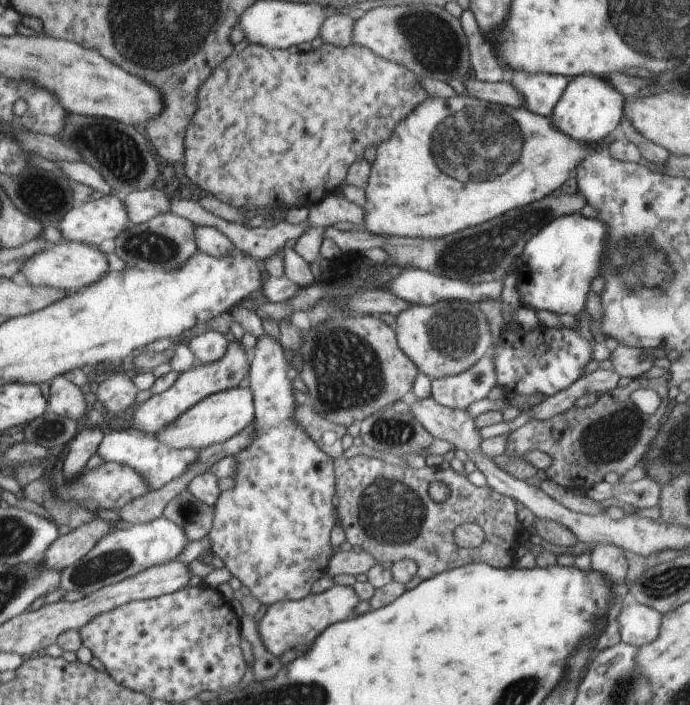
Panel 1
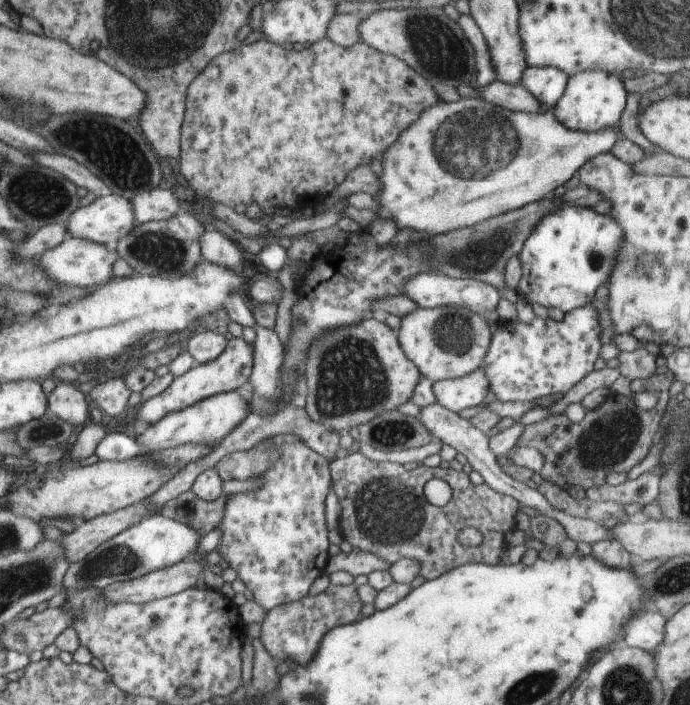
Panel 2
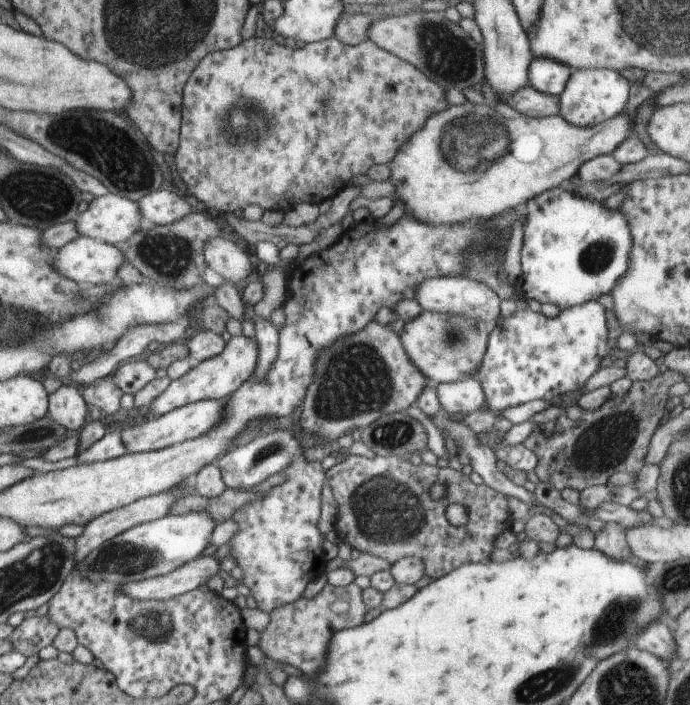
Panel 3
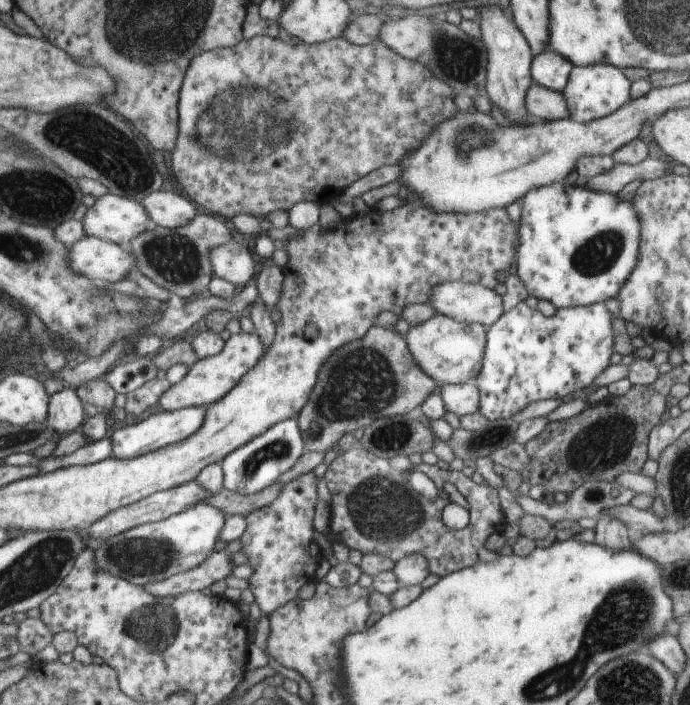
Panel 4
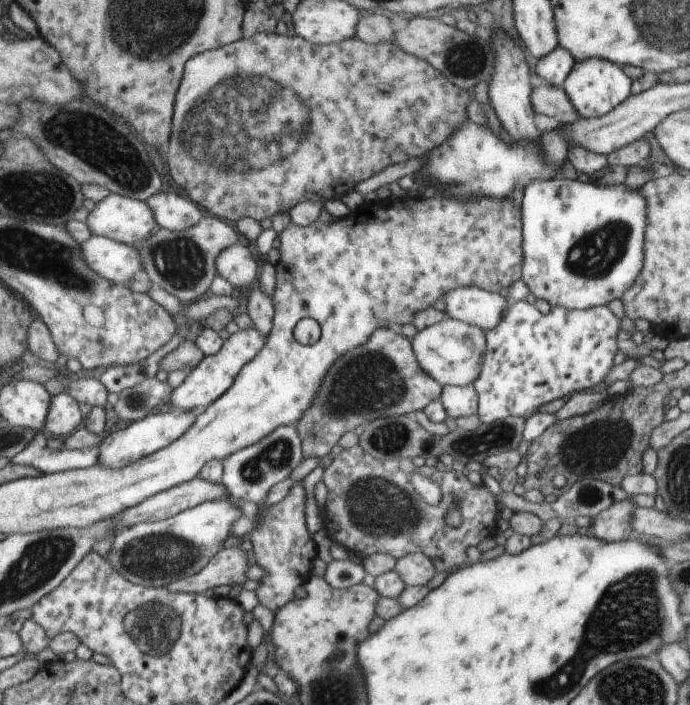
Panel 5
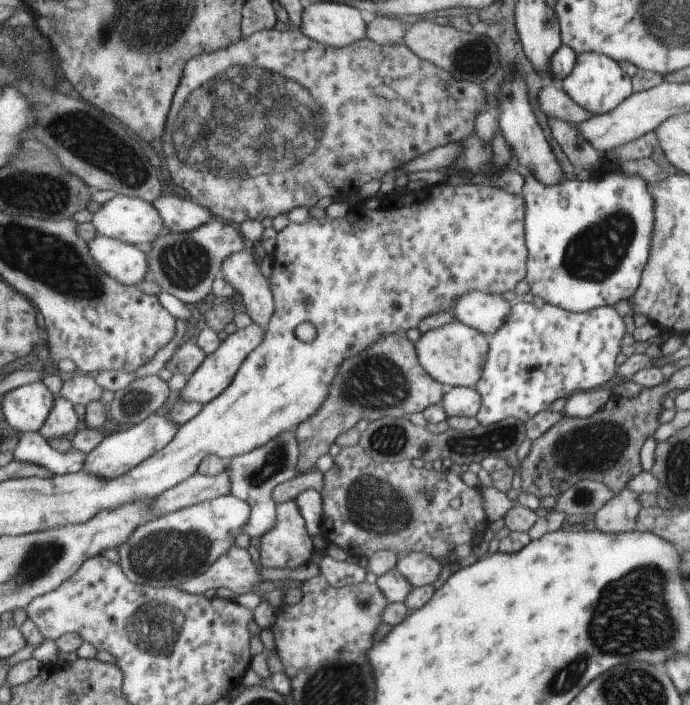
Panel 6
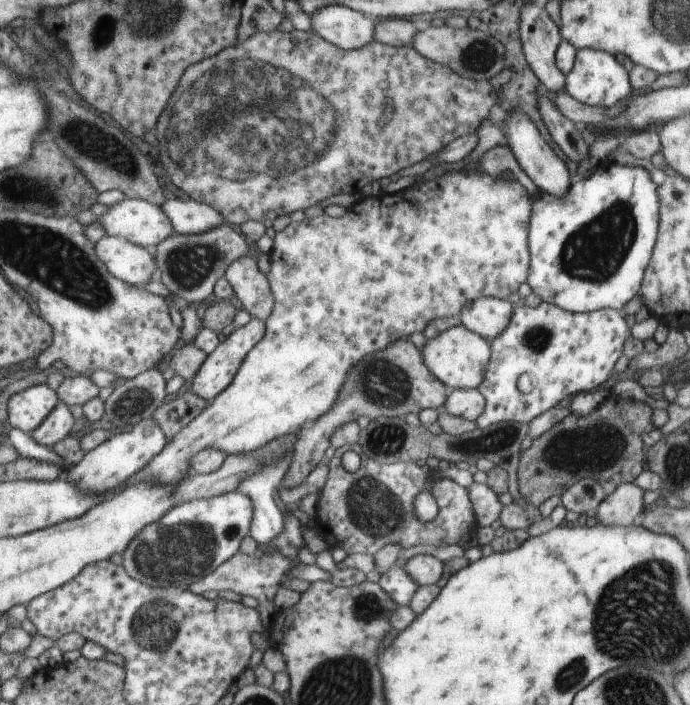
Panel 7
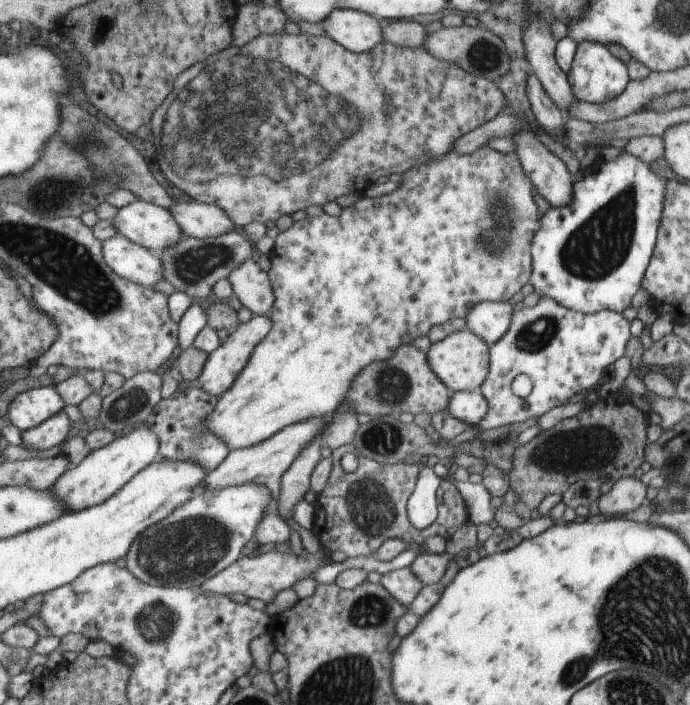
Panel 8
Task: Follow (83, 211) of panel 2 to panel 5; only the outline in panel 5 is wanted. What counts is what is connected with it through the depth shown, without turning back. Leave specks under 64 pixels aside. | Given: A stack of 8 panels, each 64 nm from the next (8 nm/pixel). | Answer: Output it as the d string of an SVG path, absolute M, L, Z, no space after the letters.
M117 193L110 195L89 213L87 222L95 235L103 235L128 245L144 243L157 226L147 201Z

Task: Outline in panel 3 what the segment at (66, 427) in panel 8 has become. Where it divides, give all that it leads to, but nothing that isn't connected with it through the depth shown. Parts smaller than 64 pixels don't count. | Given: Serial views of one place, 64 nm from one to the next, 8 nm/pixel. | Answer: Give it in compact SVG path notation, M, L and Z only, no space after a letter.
M65 381L54 393L50 394L50 416L68 430L79 430L87 422L87 402L81 387Z

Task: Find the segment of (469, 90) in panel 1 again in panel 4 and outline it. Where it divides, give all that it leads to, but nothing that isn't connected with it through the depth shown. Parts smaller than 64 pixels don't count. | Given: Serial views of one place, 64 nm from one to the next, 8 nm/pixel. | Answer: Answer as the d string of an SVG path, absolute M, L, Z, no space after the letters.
M531 84L524 96L527 114L556 121L569 118L566 100L562 93L544 86Z

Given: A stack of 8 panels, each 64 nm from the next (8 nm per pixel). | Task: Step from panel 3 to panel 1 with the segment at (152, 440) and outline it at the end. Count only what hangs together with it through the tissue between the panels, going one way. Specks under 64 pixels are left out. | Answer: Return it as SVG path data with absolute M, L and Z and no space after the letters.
M230 386L227 390L210 394L197 404L190 406L185 413L174 418L174 421L162 426L160 432L155 431L155 439L162 445L176 449L207 448L211 444L223 442L230 436L245 428L254 418L253 392L242 387Z

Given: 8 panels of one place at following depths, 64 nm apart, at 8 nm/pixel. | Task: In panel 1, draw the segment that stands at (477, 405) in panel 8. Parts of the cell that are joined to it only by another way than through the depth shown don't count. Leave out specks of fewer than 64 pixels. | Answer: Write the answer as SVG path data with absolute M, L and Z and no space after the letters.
M492 347L479 362L471 365L463 373L442 379L431 379L430 398L453 410L465 410L471 402L485 398L489 390L497 384L491 353Z

